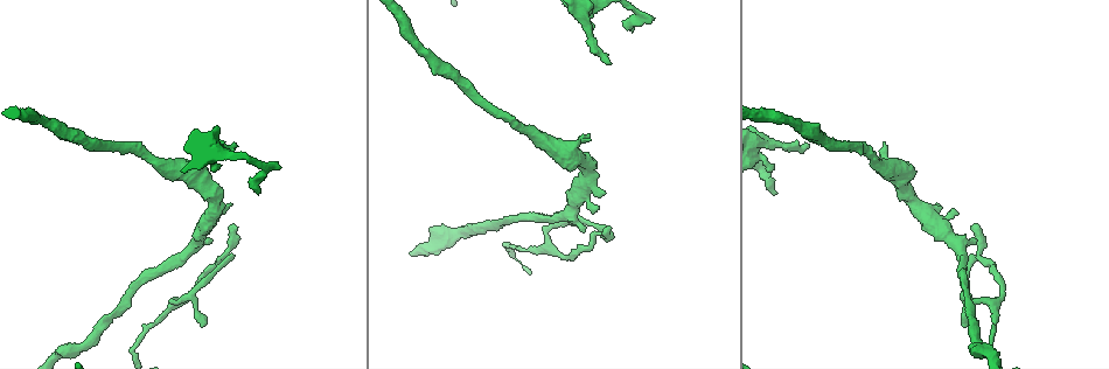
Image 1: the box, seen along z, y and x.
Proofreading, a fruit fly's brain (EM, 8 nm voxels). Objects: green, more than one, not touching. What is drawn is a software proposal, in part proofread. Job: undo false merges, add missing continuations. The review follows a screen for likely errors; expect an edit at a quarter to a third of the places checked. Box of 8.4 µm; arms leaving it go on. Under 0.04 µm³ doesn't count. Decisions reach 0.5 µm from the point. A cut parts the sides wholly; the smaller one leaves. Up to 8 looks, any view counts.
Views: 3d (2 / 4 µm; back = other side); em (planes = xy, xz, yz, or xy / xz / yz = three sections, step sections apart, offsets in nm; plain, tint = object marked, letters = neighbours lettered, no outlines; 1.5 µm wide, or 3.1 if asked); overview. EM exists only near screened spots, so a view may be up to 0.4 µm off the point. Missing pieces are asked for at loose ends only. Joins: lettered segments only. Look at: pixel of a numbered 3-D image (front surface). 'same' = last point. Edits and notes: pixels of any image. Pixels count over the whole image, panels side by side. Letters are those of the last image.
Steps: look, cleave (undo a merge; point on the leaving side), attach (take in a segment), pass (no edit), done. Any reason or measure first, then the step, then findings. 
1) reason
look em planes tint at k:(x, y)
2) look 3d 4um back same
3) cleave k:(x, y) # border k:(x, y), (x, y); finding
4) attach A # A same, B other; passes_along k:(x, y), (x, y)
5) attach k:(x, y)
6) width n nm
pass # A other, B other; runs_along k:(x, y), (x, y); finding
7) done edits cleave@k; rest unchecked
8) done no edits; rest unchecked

free end
look em planes letters at 1:(202, 327)

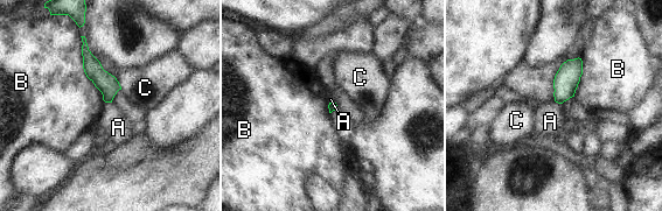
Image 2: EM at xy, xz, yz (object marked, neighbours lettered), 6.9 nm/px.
longest_contact B 480 nm
pass # A other, B other, C other; no lettered segment goes on from it

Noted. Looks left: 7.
free end
look 3d 4um at 1:(605, 232)

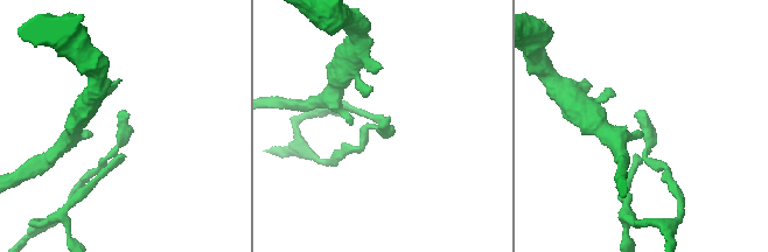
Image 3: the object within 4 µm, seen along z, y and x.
look em planes letters at 3:(387, 122)

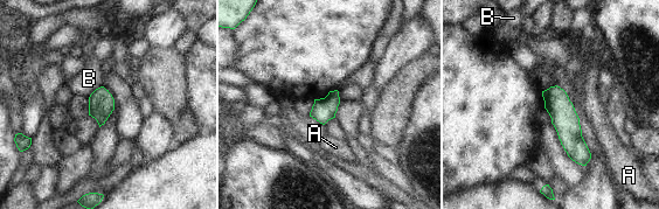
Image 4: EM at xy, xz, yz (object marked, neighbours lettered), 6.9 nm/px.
width 160 nm
pass # A other, B other; runs_along 4:(553, 89), (570, 138), (583, 161); none of them fits

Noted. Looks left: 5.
thin end
look 3d 2um at 1:(883, 141)

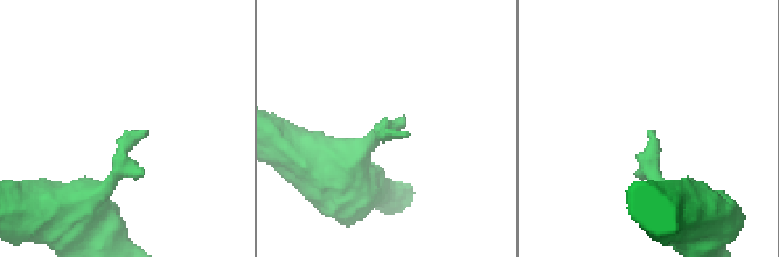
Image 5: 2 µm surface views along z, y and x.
look em planes letters at 5:(145, 131)

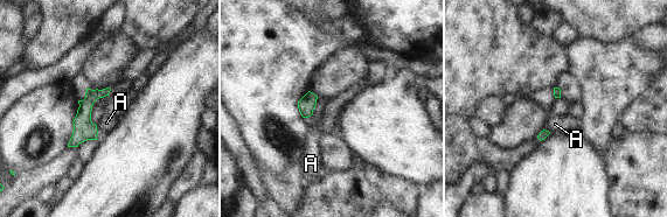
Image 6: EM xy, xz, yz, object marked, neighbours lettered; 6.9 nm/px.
pass # A other; runs_along 6:(105, 91), (85, 105), (71, 144); no lettered segment goes on from it

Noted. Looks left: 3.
free end
look em xy step 8 letters at 1:(232, 144)

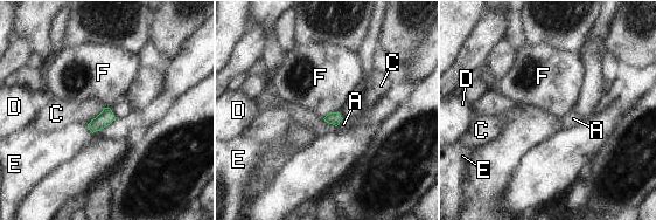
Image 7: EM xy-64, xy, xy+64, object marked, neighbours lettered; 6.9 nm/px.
attach A # A same, C other, D other, E other, F other; passes_along 7:(334, 118), (339, 123), (343, 124); the cell continues

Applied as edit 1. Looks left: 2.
done edits attach@7; rest unchecked

